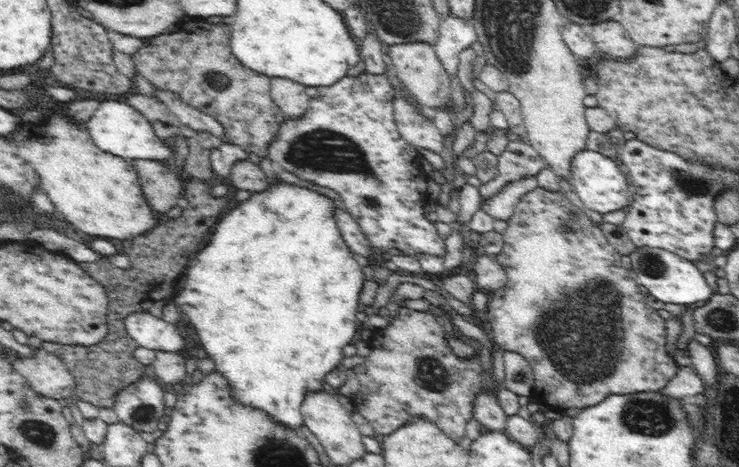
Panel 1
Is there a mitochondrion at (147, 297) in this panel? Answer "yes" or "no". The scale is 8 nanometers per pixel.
no

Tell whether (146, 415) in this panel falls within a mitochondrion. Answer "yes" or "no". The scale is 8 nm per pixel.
yes

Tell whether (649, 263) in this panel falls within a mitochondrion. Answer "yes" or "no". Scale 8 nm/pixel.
yes

